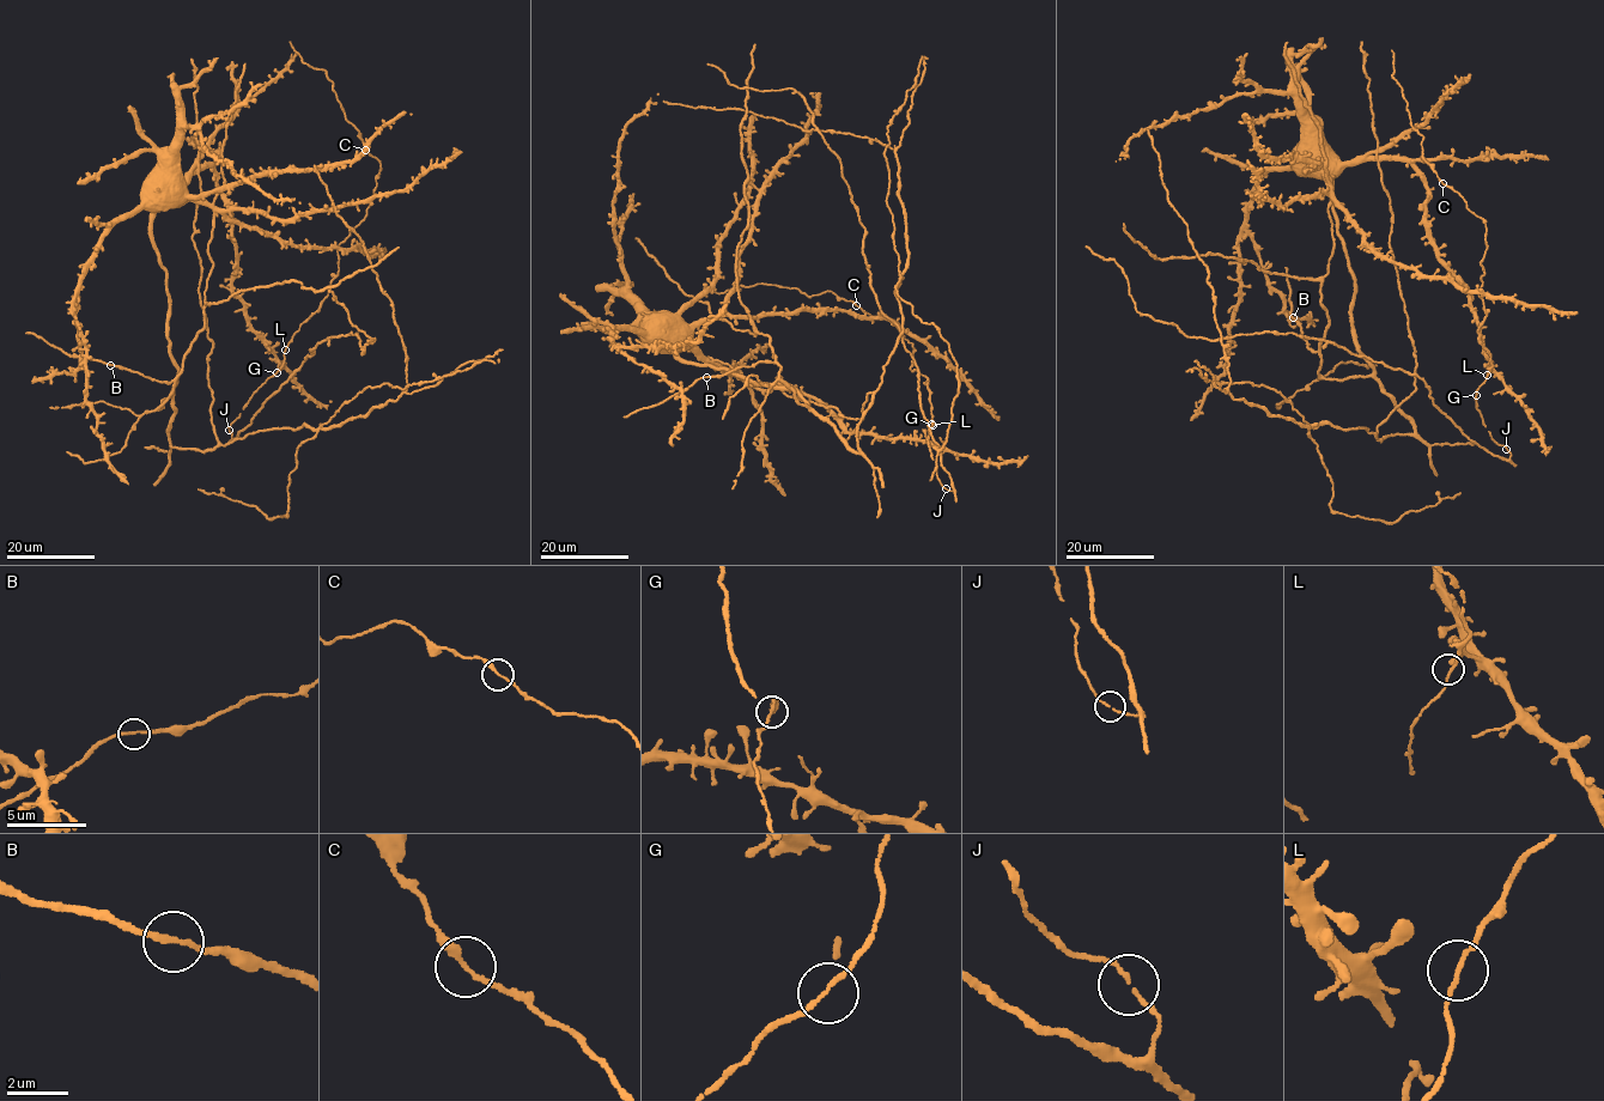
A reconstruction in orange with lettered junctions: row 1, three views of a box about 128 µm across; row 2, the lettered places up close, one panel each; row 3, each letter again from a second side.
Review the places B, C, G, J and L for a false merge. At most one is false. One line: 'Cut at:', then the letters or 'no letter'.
Cut at: no letter

